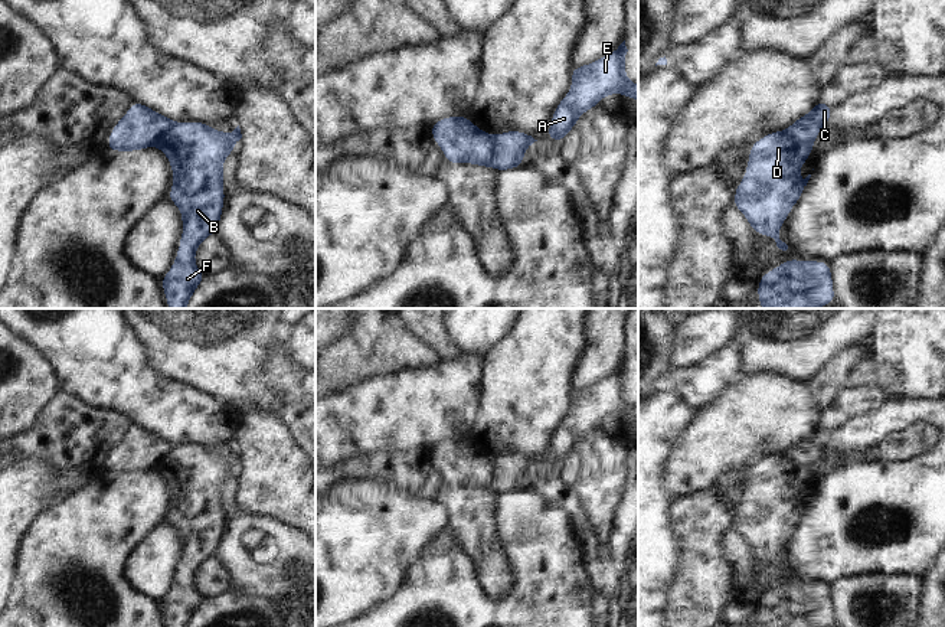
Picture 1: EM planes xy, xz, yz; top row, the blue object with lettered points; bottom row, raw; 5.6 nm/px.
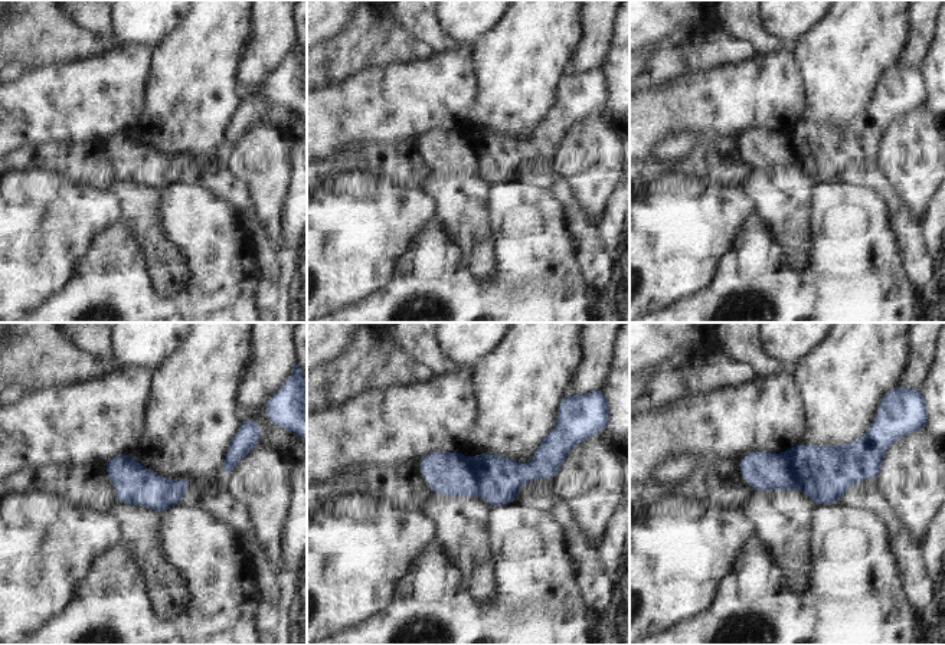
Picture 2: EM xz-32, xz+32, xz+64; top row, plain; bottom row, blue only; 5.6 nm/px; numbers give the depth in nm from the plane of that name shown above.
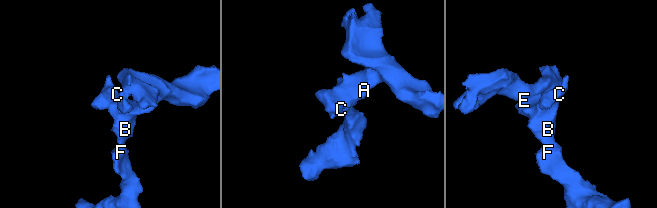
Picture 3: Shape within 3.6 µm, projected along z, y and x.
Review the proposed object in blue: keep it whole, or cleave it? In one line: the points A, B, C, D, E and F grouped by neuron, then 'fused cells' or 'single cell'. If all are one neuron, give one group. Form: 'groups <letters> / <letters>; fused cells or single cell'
groups A B D E F / C; fused cells

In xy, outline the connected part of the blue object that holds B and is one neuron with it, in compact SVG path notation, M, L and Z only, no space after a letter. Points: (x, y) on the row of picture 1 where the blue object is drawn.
M199 121L176 123L157 147L173 170L169 192L182 213L183 234L170 271L160 280L169 308L186 308L206 275L197 268L194 254L202 241L220 225L225 203L223 160L242 138L239 125L230 133Z

